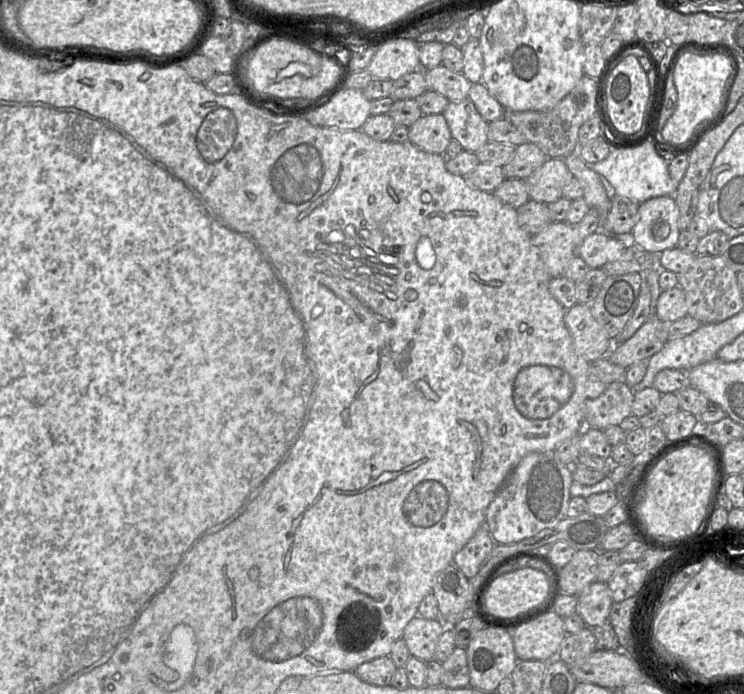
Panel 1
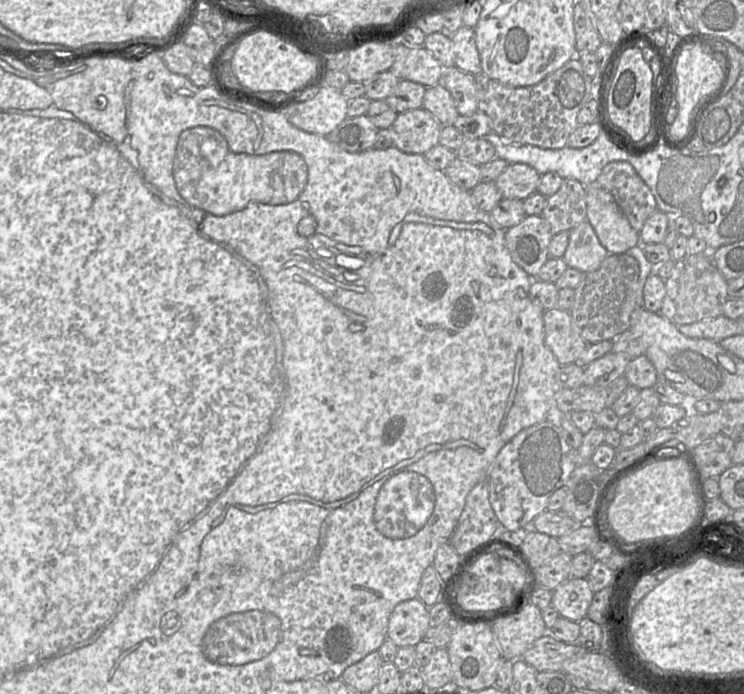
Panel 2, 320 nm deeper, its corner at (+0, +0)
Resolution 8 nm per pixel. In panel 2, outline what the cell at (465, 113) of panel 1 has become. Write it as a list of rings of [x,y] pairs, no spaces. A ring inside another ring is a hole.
[[[442,83],[426,88],[423,108],[431,113],[442,126],[453,125],[460,115],[453,96]]]

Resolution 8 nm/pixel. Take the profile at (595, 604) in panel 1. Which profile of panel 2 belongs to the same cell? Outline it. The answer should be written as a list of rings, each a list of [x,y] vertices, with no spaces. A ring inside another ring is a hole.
[[[570,577],[552,591],[551,605],[561,617],[579,622],[587,616],[593,595],[587,578]]]

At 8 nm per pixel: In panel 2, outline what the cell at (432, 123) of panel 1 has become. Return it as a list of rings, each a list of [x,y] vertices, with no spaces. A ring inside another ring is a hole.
[[[423,107],[399,113],[392,128],[396,134],[395,146],[403,152],[424,155],[431,148],[440,144],[442,125]]]

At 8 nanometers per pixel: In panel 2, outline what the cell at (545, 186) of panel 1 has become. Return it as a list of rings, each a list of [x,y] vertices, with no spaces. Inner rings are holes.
[[[510,163],[496,180],[503,198],[525,200],[538,192],[541,175],[524,163]]]

